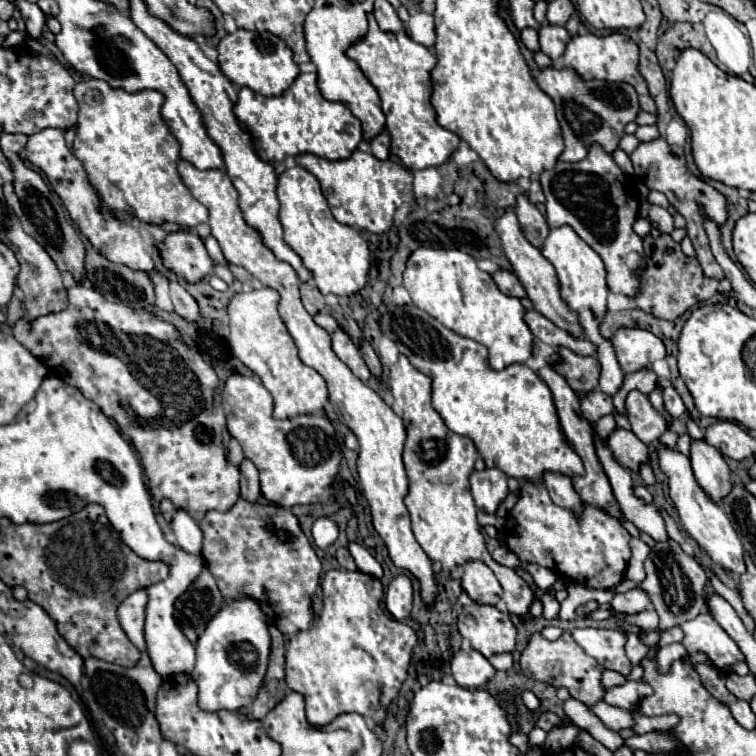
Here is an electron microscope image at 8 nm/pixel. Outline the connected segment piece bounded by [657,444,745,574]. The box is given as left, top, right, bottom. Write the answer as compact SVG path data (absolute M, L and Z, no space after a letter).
M663 444L657 446L657 456L659 456L659 468L663 470L663 474L669 480L669 496L679 512L681 524L685 526L685 530L689 532L689 536L713 558L713 562L717 562L723 570L729 570L733 574L743 574L745 572L745 562L743 562L743 544L739 542L737 532L733 530L729 518L725 516L725 512L719 508L717 502L713 502L707 492L697 484L689 458L685 454L681 454L675 448L667 448Z

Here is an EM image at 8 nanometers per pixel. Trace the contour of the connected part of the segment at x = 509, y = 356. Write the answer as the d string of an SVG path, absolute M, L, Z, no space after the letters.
M417 248L407 260L403 286L409 290L417 308L431 314L453 332L481 342L489 348L489 364L493 370L503 370L509 364L525 362L533 352L533 334L523 320L525 308L519 298L503 294L491 274L483 272L475 258L461 250L447 248Z

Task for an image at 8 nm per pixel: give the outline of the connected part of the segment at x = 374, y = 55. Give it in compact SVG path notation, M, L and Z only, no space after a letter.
M369 14L367 34L349 46L345 54L359 64L363 74L381 96L383 114L387 116L385 128L391 136L391 154L397 156L409 170L443 164L455 152L461 140L457 134L437 124L435 110L429 102L429 72L437 64L435 54L431 54L427 46L411 40L411 36L405 32L383 32L373 14Z

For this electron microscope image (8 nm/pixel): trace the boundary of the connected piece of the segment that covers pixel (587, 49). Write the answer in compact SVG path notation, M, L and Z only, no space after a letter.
M593 32L575 34L567 42L563 60L565 60L565 66L575 68L583 78L599 78L599 80L609 80L609 82L631 84L639 94L641 108L649 114L657 114L655 100L651 98L647 90L647 80L639 74L639 46L627 34L621 34L621 32L611 32L607 36L595 36Z

